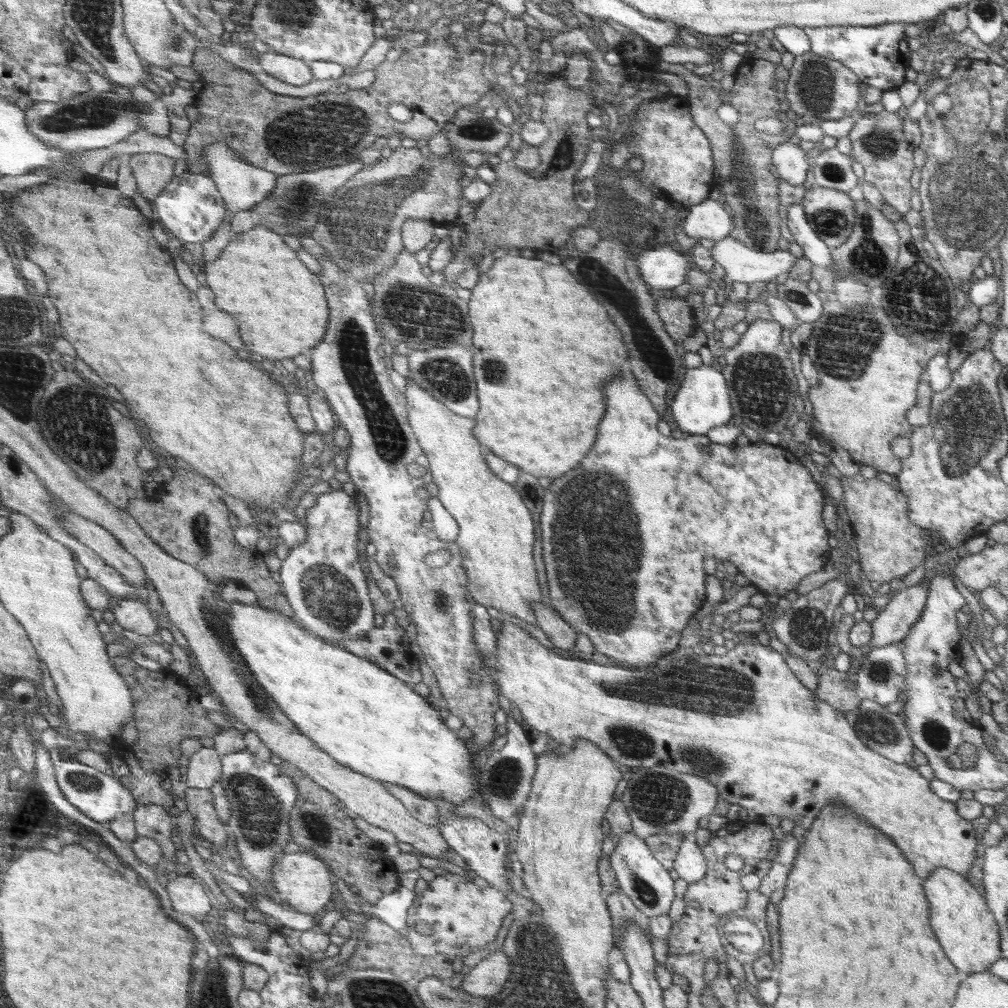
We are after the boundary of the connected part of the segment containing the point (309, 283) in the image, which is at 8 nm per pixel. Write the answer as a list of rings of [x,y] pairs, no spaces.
[[[256,226],[236,235],[220,258],[202,267],[218,294],[218,306],[240,320],[246,346],[266,360],[298,356],[322,340],[328,326],[322,283],[269,227]]]

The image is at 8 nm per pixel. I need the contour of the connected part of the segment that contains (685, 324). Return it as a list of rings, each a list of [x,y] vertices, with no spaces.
[[[658,298],[655,300],[655,311],[664,323],[665,331],[672,337],[675,344],[681,348],[682,340],[695,328],[693,306],[690,300]]]

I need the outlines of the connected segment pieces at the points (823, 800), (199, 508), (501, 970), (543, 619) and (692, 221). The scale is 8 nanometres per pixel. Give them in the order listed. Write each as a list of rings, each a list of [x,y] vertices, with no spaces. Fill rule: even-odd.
[[[502,618],[502,622],[503,626],[496,634],[497,651],[495,656],[497,663],[493,667],[498,688],[506,698],[511,700],[513,706],[520,710],[523,720],[532,729],[543,732],[564,748],[573,748],[575,738],[585,738],[598,746],[602,752],[608,754],[618,766],[623,766],[627,770],[663,766],[670,772],[679,770],[686,774],[696,773],[702,778],[710,778],[709,781],[718,787],[721,797],[730,804],[739,804],[745,809],[753,810],[760,817],[775,814],[778,817],[790,818],[794,823],[800,821],[806,830],[813,825],[824,808],[832,805],[844,807],[849,811],[854,811],[859,817],[866,818],[866,822],[874,822],[874,826],[878,826],[878,830],[882,830],[884,834],[890,834],[890,838],[894,838],[894,842],[898,842],[898,846],[902,846],[902,850],[906,850],[906,854],[910,854],[910,862],[914,862],[914,866],[918,866],[918,874],[922,874],[922,878],[928,878],[936,869],[958,872],[962,877],[968,875],[968,872],[972,870],[972,862],[976,856],[976,830],[972,832],[970,820],[959,814],[956,804],[935,794],[934,790],[931,789],[931,782],[922,777],[916,768],[909,764],[898,764],[893,759],[886,758],[885,755],[878,754],[878,751],[866,746],[859,738],[854,726],[845,717],[845,713],[834,710],[832,706],[828,706],[828,703],[820,702],[792,674],[792,670],[784,662],[784,656],[778,654],[772,647],[762,645],[754,636],[737,639],[736,646],[724,655],[699,653],[691,660],[686,661],[688,668],[682,666],[682,668],[674,670],[676,664],[670,666],[670,664],[662,663],[658,664],[656,668],[645,669],[645,667],[641,667],[638,670],[630,670],[630,668],[622,668],[616,664],[607,666],[591,660],[564,658],[564,656],[544,647],[528,631],[524,631],[518,625],[514,625],[504,618]]]
[[[178,474],[167,485],[167,493],[162,500],[151,498],[134,499],[130,501],[127,511],[137,518],[144,531],[158,542],[158,545],[166,549],[168,554],[190,563],[204,572],[210,581],[222,584],[225,580],[234,580],[241,586],[255,592],[257,602],[274,612],[293,617],[295,612],[289,605],[280,583],[272,580],[270,570],[266,567],[264,559],[252,549],[246,550],[235,536],[228,518],[230,508],[226,502],[218,498],[206,498],[196,494],[196,482],[192,480],[192,474]],[[260,556],[260,562],[246,564],[248,560],[254,562],[254,558]]]
[[[496,950],[492,955],[482,959],[474,968],[464,972],[464,978],[458,989],[482,999],[498,996],[509,981],[514,964],[509,955]]]
[[[533,602],[531,608],[536,617],[537,626],[540,626],[540,630],[554,646],[564,650],[574,648],[578,638],[577,631],[557,611],[539,602]]]
[[[711,199],[692,206],[685,219],[677,219],[677,224],[682,226],[688,236],[707,238],[714,242],[728,237],[736,225],[722,201]]]

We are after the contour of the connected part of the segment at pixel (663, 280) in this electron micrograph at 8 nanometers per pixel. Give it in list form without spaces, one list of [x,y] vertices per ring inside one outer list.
[[[662,245],[660,248],[653,248],[650,252],[640,254],[640,258],[636,260],[636,266],[648,287],[651,286],[660,290],[674,289],[676,286],[684,284],[687,272],[693,268],[691,258],[687,254],[679,253],[674,246],[670,245]]]

